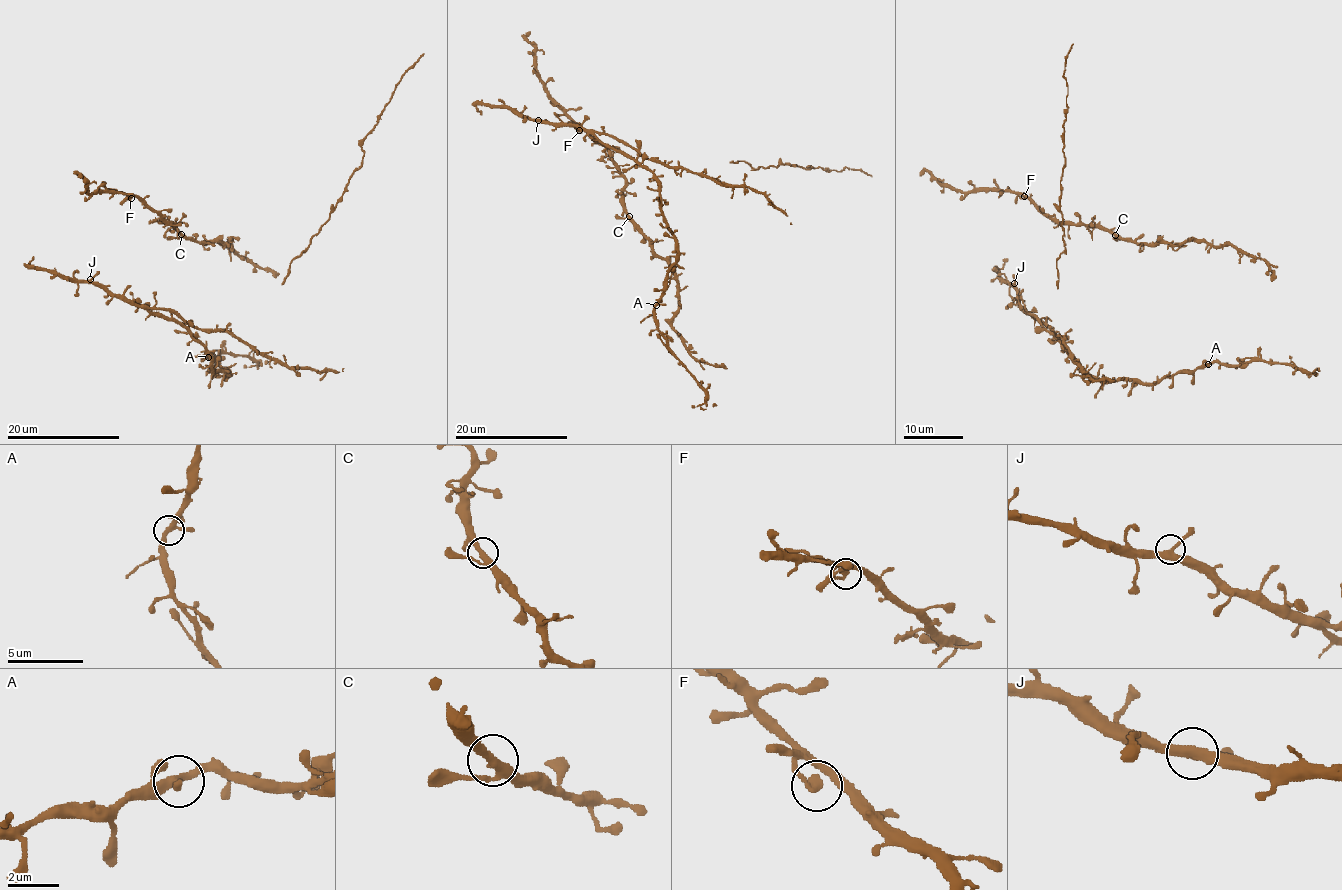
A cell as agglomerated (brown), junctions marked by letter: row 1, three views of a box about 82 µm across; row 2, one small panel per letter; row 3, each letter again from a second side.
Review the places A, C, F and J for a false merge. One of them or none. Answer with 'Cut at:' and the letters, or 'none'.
Cut at: none

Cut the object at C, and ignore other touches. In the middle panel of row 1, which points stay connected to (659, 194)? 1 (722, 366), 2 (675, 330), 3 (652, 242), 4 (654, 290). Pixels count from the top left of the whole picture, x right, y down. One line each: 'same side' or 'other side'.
1: other side
2: other side
3: other side
4: same side

